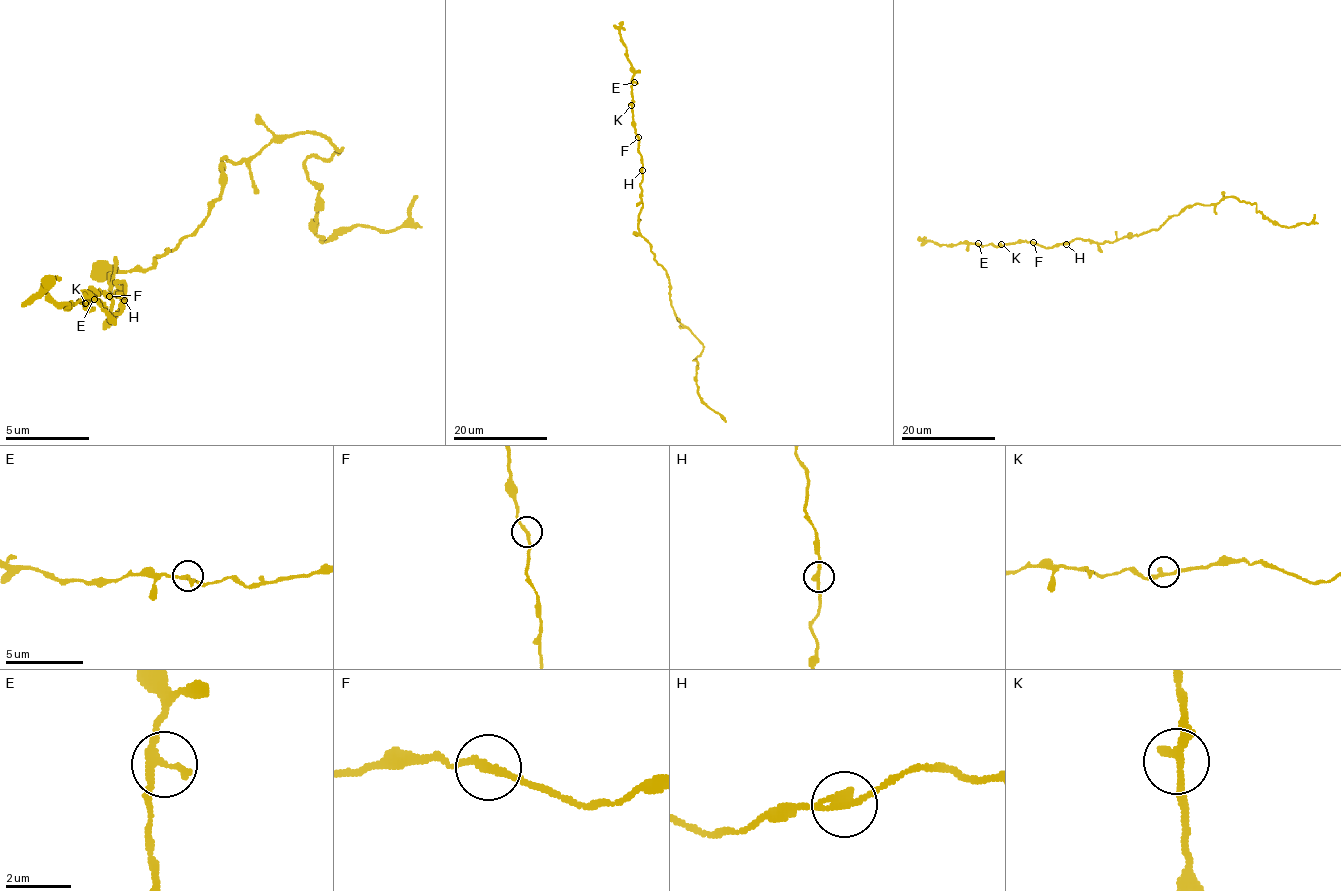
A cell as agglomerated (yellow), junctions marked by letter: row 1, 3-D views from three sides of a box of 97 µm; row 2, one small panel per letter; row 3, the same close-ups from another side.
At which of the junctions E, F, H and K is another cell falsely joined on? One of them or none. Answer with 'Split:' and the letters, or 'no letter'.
Split: no letter

